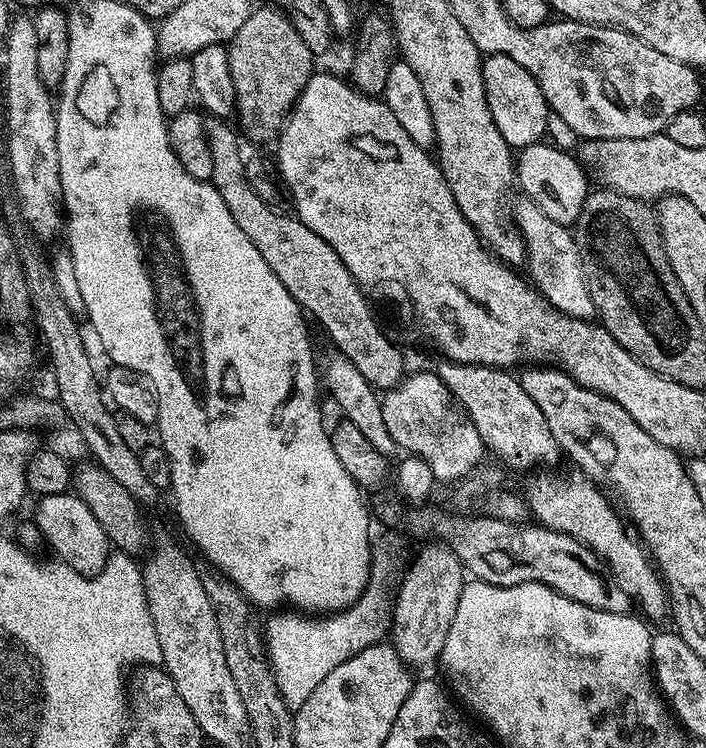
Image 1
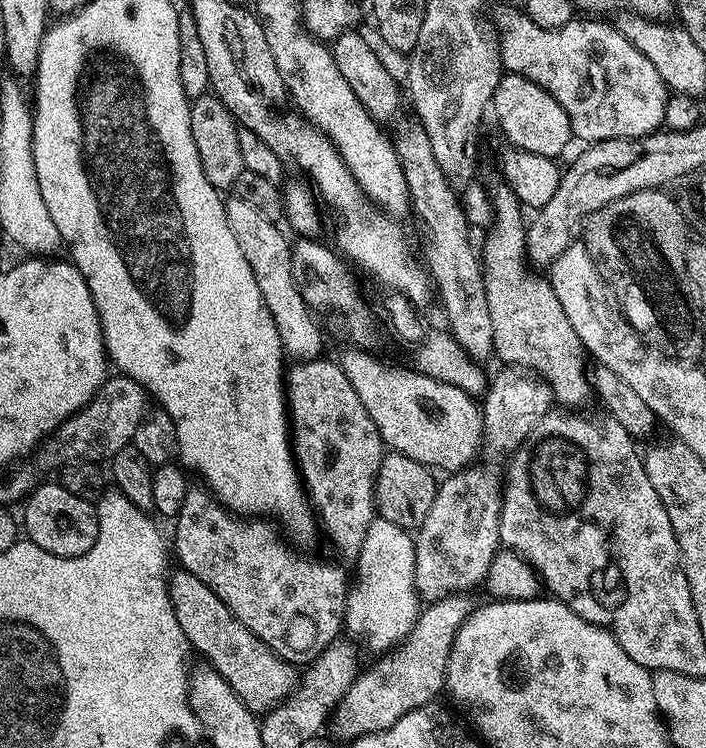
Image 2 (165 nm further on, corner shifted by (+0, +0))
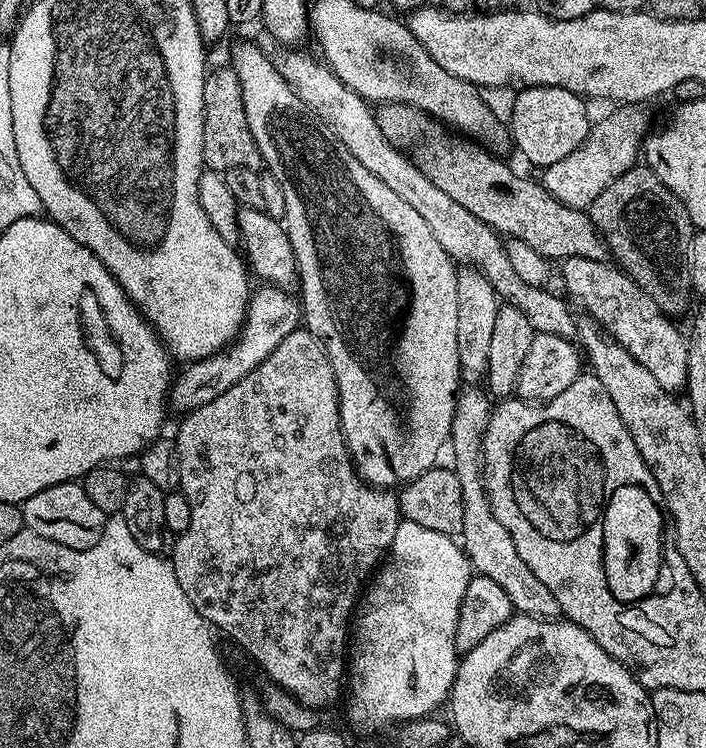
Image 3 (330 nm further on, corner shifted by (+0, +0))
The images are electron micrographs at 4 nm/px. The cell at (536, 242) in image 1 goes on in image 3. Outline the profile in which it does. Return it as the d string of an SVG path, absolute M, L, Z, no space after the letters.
M569 256L559 265L564 275L563 291L573 296L610 336L628 351L654 378L658 386L676 394L688 382L688 342L685 333L675 328L673 321L630 279L627 272L602 260L591 260L581 256Z

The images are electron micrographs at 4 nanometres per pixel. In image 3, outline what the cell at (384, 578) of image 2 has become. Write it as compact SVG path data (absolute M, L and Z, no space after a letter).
M401 519L398 530L394 530L392 547L388 549L382 567L359 597L350 624L346 700L348 696L348 716L354 727L368 732L387 724L396 726L405 720L435 713L435 708L449 699L458 663L458 610L473 575L474 569L463 547L453 537L438 534L438 530L426 530L426 526L418 526L418 522Z

